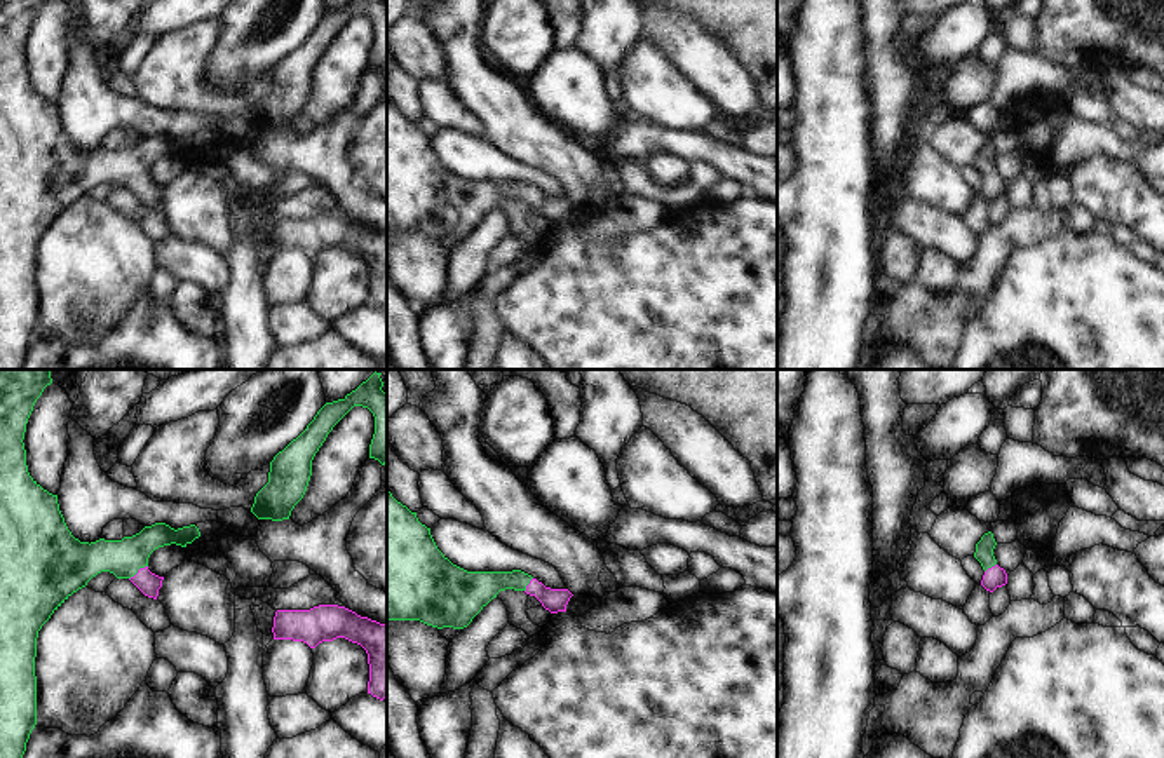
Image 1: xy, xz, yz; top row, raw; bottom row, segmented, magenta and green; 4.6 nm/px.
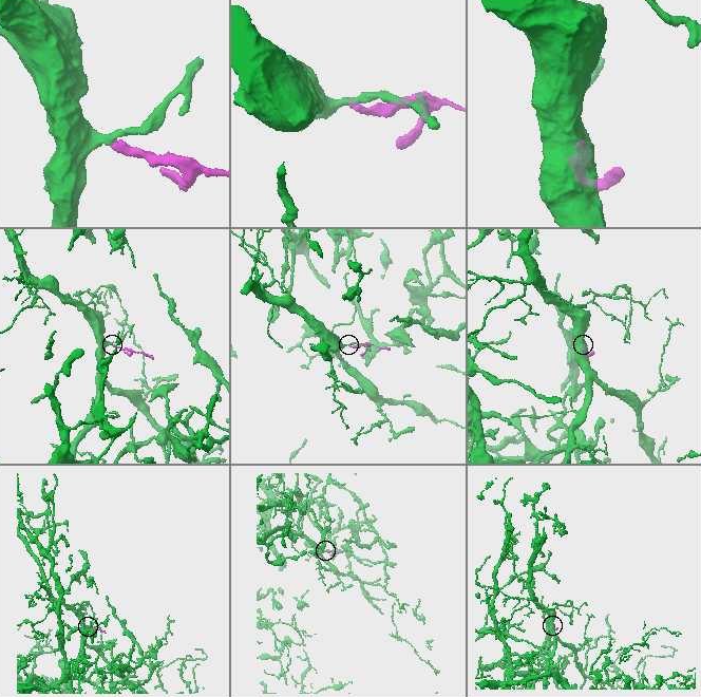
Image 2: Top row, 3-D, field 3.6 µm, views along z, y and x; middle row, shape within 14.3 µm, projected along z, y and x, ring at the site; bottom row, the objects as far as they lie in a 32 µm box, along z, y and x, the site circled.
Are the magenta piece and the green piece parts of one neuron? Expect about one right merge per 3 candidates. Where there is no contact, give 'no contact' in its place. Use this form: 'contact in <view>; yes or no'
contact in xy; yes

